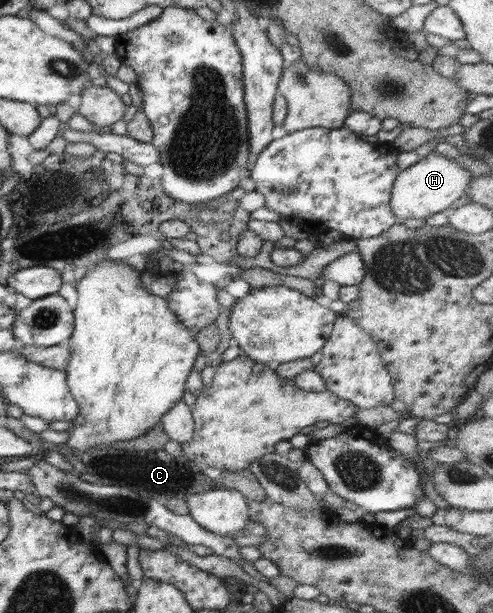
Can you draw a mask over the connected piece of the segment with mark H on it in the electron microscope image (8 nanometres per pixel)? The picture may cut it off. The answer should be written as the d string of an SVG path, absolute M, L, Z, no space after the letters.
M433 152L413 164L413 167L397 174L391 193L391 211L399 222L407 219L423 221L435 214L446 212L455 201L465 196L464 192L473 182L473 177L471 172L459 166L457 160Z

